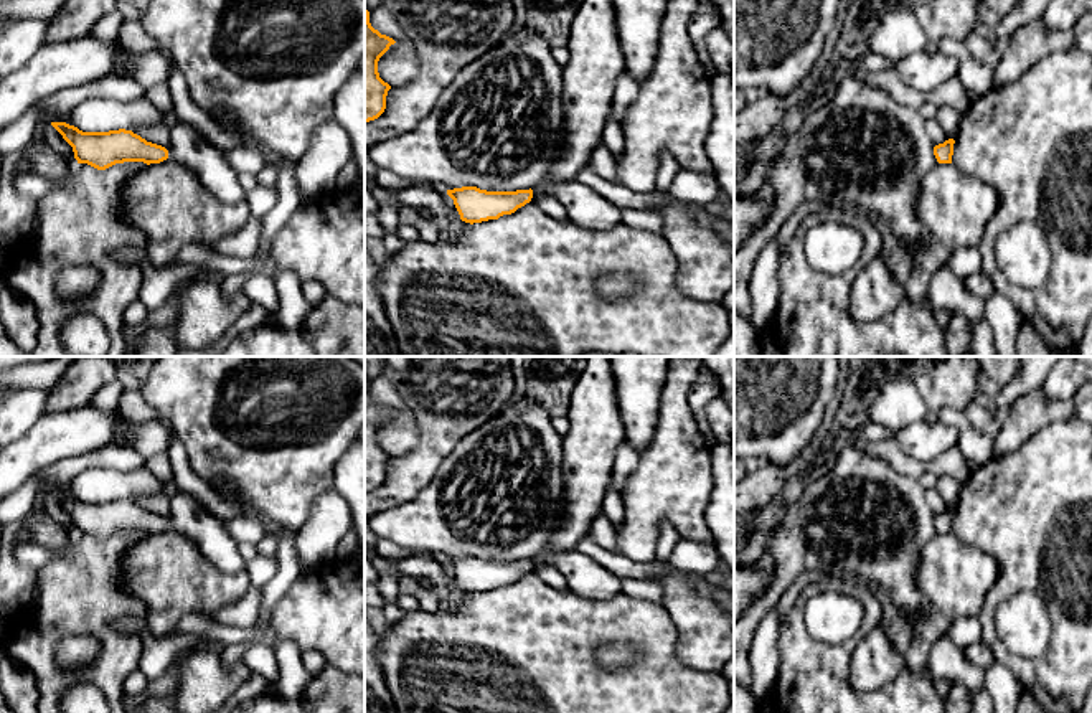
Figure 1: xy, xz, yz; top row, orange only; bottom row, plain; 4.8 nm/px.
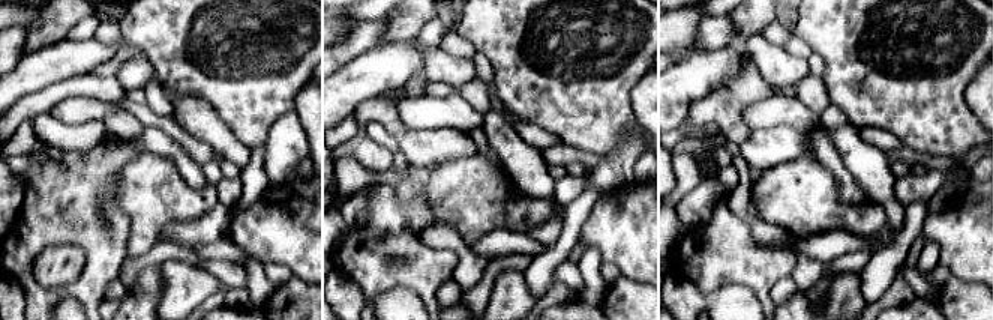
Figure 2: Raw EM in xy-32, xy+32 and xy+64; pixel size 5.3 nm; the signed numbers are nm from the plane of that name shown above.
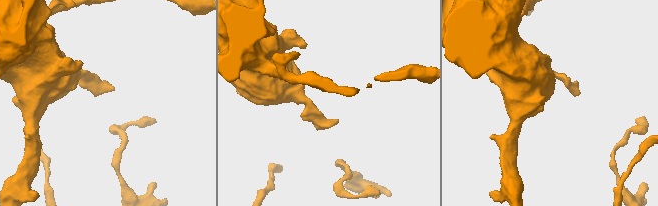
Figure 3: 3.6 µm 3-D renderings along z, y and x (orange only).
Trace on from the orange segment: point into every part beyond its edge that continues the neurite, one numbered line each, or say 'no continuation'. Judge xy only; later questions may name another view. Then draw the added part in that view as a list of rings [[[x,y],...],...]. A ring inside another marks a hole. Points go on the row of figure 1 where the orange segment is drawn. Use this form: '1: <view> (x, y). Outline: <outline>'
1: xy (188, 146). Outline: [[[180,120],[170,129],[170,147],[167,150],[170,160],[190,167],[219,201],[228,205],[246,201],[246,191],[238,180],[238,173],[221,150],[195,125]]]

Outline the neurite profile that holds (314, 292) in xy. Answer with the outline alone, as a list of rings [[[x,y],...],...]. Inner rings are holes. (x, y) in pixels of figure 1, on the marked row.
[[[304,282],[302,294],[310,305],[317,305],[328,295],[318,282]]]

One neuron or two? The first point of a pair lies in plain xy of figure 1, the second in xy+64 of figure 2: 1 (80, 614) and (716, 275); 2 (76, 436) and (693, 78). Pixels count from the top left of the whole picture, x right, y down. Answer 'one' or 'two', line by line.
1: one
2: one

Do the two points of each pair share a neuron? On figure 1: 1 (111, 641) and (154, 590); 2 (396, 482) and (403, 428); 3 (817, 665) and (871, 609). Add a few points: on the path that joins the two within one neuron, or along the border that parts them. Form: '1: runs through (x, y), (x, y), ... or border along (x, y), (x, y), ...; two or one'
1: border along (124, 566), (124, 585), (145, 604), (147, 621); two
2: border along (414, 418), (418, 443), (409, 451), (391, 458); two
3: runs through (833, 661), (868, 626); one

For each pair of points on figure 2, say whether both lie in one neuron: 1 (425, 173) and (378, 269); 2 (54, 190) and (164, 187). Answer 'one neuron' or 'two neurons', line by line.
1: one neuron
2: two neurons

